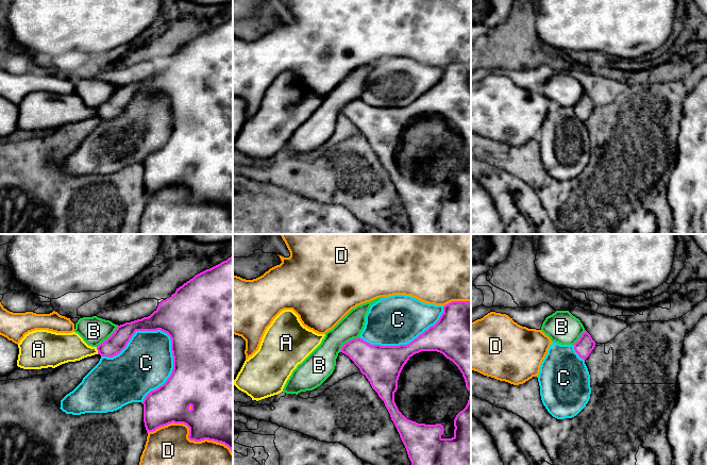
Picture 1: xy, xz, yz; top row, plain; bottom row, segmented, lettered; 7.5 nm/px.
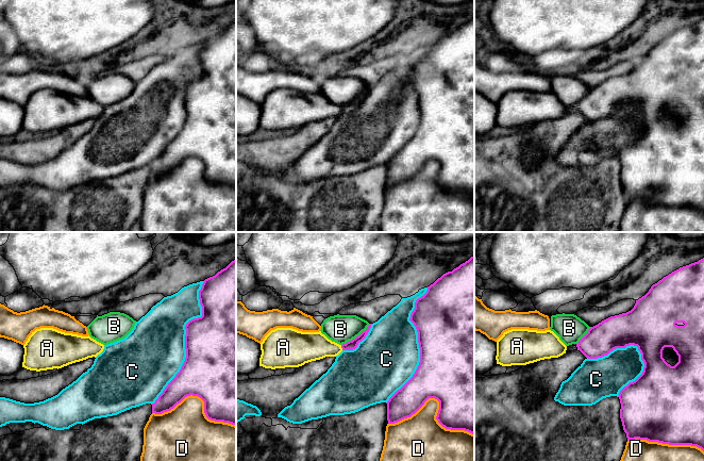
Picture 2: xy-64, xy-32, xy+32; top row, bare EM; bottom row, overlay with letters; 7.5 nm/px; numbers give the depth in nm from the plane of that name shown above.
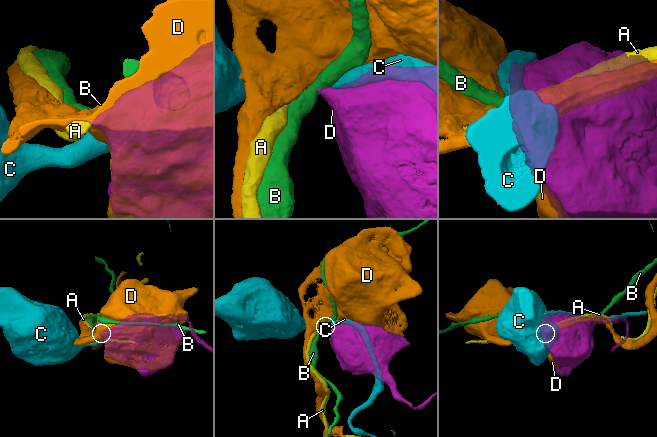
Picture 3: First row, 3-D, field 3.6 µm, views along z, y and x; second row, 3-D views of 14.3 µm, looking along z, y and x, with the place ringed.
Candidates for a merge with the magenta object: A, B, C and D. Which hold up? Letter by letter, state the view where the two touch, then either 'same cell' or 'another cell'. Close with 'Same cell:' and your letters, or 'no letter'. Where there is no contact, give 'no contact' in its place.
A: xy | another cell
B: xy | another cell
C: xy | another cell
D: xy | another cell
Same cell: no letter

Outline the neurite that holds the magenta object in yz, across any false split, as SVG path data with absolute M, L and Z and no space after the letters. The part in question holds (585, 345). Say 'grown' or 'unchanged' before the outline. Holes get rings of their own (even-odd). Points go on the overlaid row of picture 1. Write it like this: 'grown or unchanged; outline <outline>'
unchanged; outline M585 331L579 339L574 344L575 352L584 361L589 356L594 347L595 342L592 339L591 335L587 331Z

